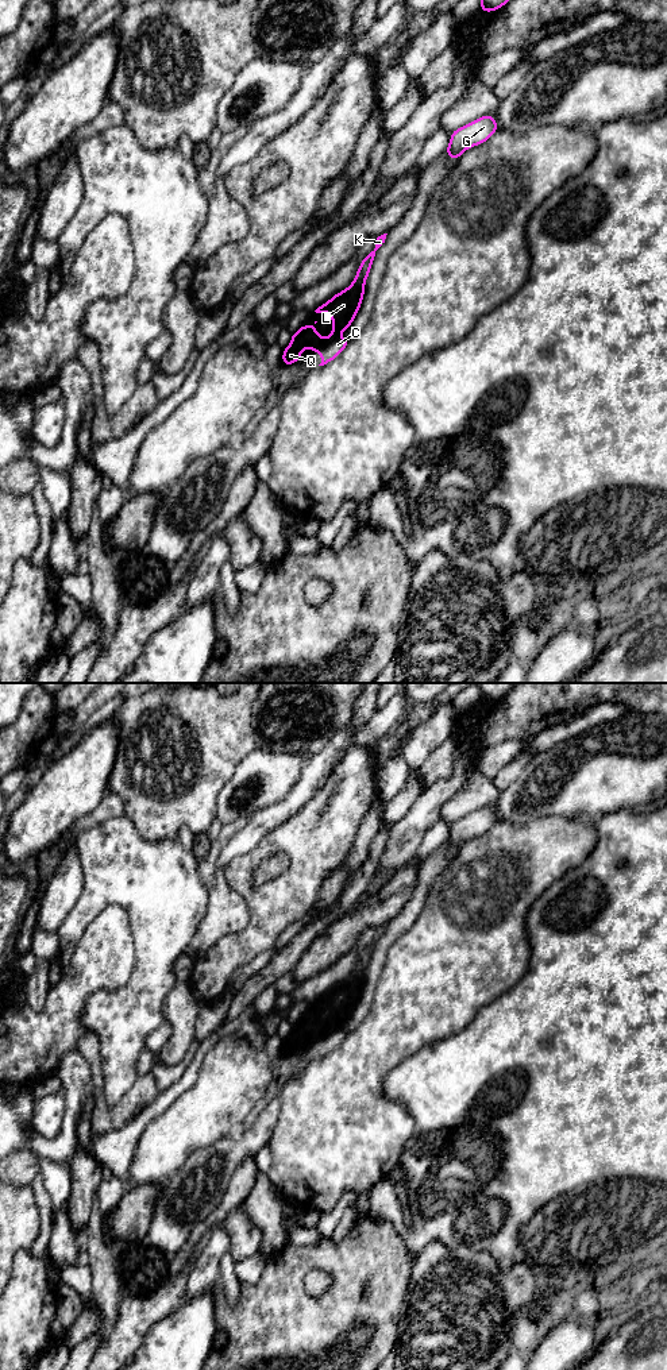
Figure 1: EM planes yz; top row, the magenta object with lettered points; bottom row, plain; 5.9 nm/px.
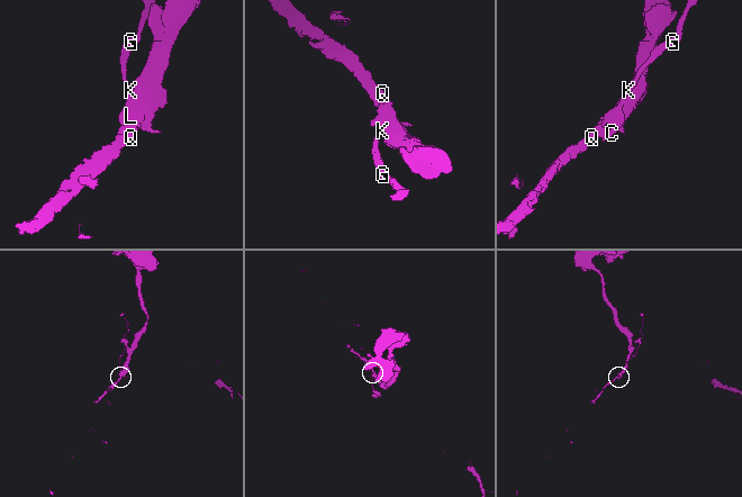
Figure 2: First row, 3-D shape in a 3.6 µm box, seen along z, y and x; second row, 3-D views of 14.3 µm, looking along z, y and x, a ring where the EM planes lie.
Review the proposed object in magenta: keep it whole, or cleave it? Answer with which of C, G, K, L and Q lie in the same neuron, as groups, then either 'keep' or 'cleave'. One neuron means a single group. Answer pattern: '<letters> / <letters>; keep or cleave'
C G K / L Q; cleave

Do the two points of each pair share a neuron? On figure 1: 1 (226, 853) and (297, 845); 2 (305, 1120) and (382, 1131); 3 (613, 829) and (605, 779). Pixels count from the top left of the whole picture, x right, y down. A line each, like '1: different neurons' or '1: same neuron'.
1: different neurons
2: same neuron
3: different neurons

